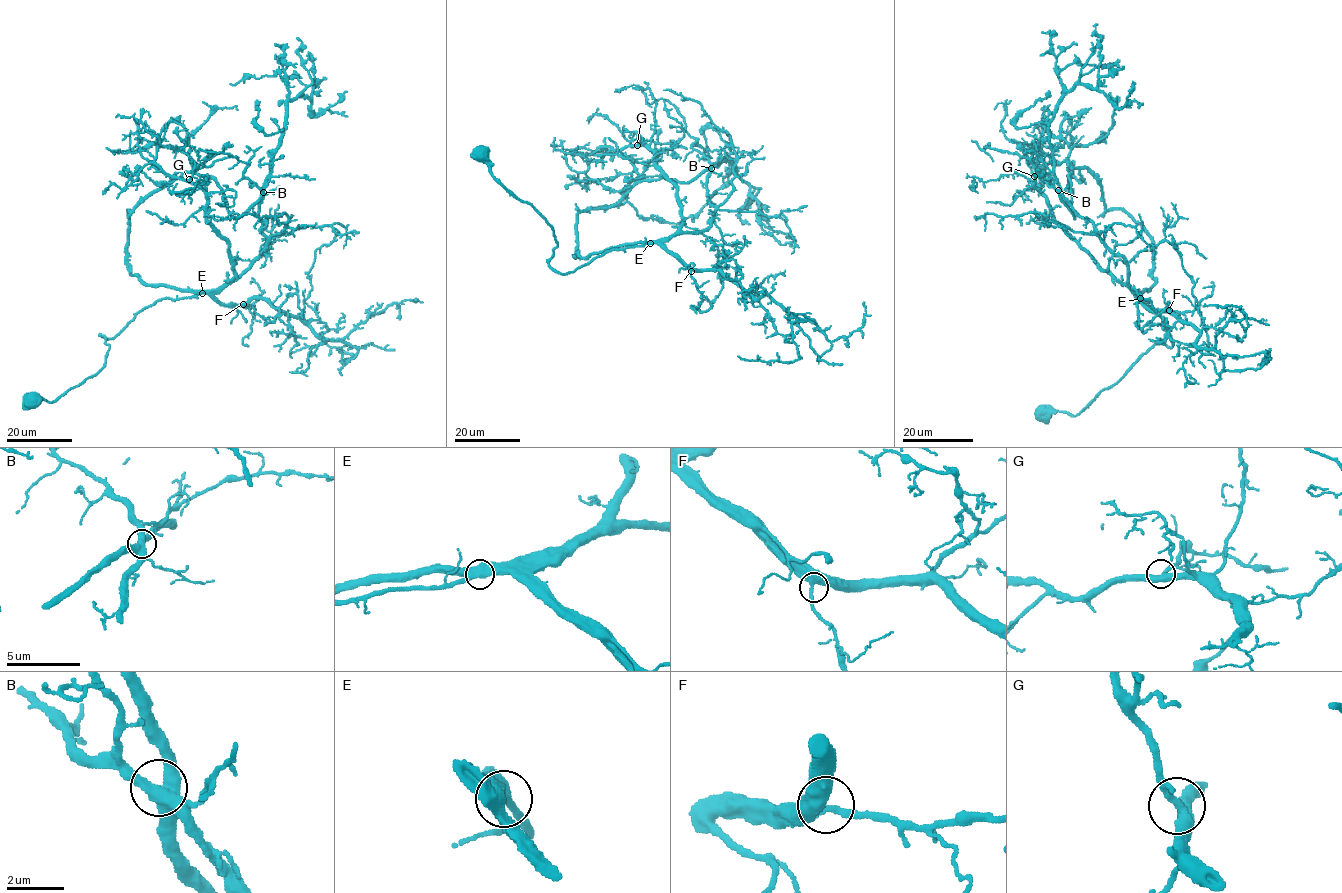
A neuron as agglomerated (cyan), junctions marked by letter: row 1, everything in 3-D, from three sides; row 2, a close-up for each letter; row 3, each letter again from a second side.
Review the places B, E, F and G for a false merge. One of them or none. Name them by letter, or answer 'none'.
none

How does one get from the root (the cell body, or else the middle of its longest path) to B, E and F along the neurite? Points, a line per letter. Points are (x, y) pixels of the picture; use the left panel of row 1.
B: (33, 398), (54, 402), (93, 377), (109, 348), (101, 335), (148, 306), (237, 279), (265, 250), (263, 192)
E: (33, 398), (54, 402), (93, 377), (105, 364), (109, 348), (101, 335), (114, 337), (158, 300), (202, 293)
F: (33, 398), (54, 402), (93, 377), (109, 348), (101, 335), (114, 337), (158, 300), (209, 293), (243, 304)

